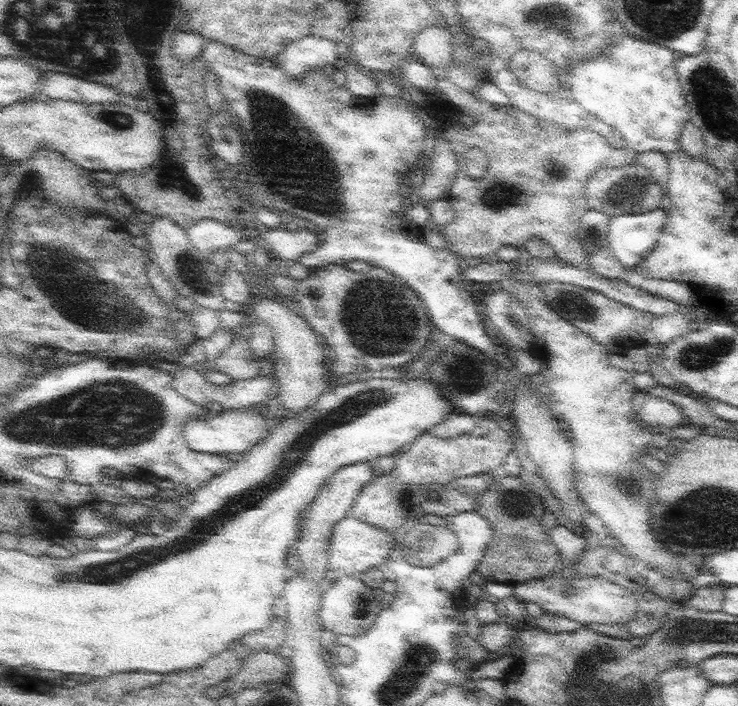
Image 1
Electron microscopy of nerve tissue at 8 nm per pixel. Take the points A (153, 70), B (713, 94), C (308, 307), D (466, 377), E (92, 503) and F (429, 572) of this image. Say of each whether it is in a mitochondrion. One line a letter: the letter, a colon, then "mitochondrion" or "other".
A: mitochondrion
B: mitochondrion
C: other
D: mitochondrion
E: other
F: other

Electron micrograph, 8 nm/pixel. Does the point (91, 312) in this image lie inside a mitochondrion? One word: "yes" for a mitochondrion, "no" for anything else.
yes

